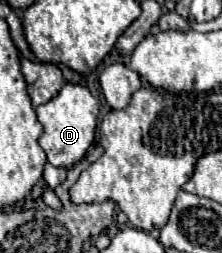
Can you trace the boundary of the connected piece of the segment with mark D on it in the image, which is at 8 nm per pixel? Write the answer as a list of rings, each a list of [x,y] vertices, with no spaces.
[[[65,84],[55,98],[51,98],[47,104],[41,104],[37,108],[37,118],[43,124],[43,136],[39,138],[39,146],[45,150],[49,164],[61,168],[71,168],[73,164],[77,164],[95,140],[97,116],[99,104],[91,96],[87,86],[81,84]]]

